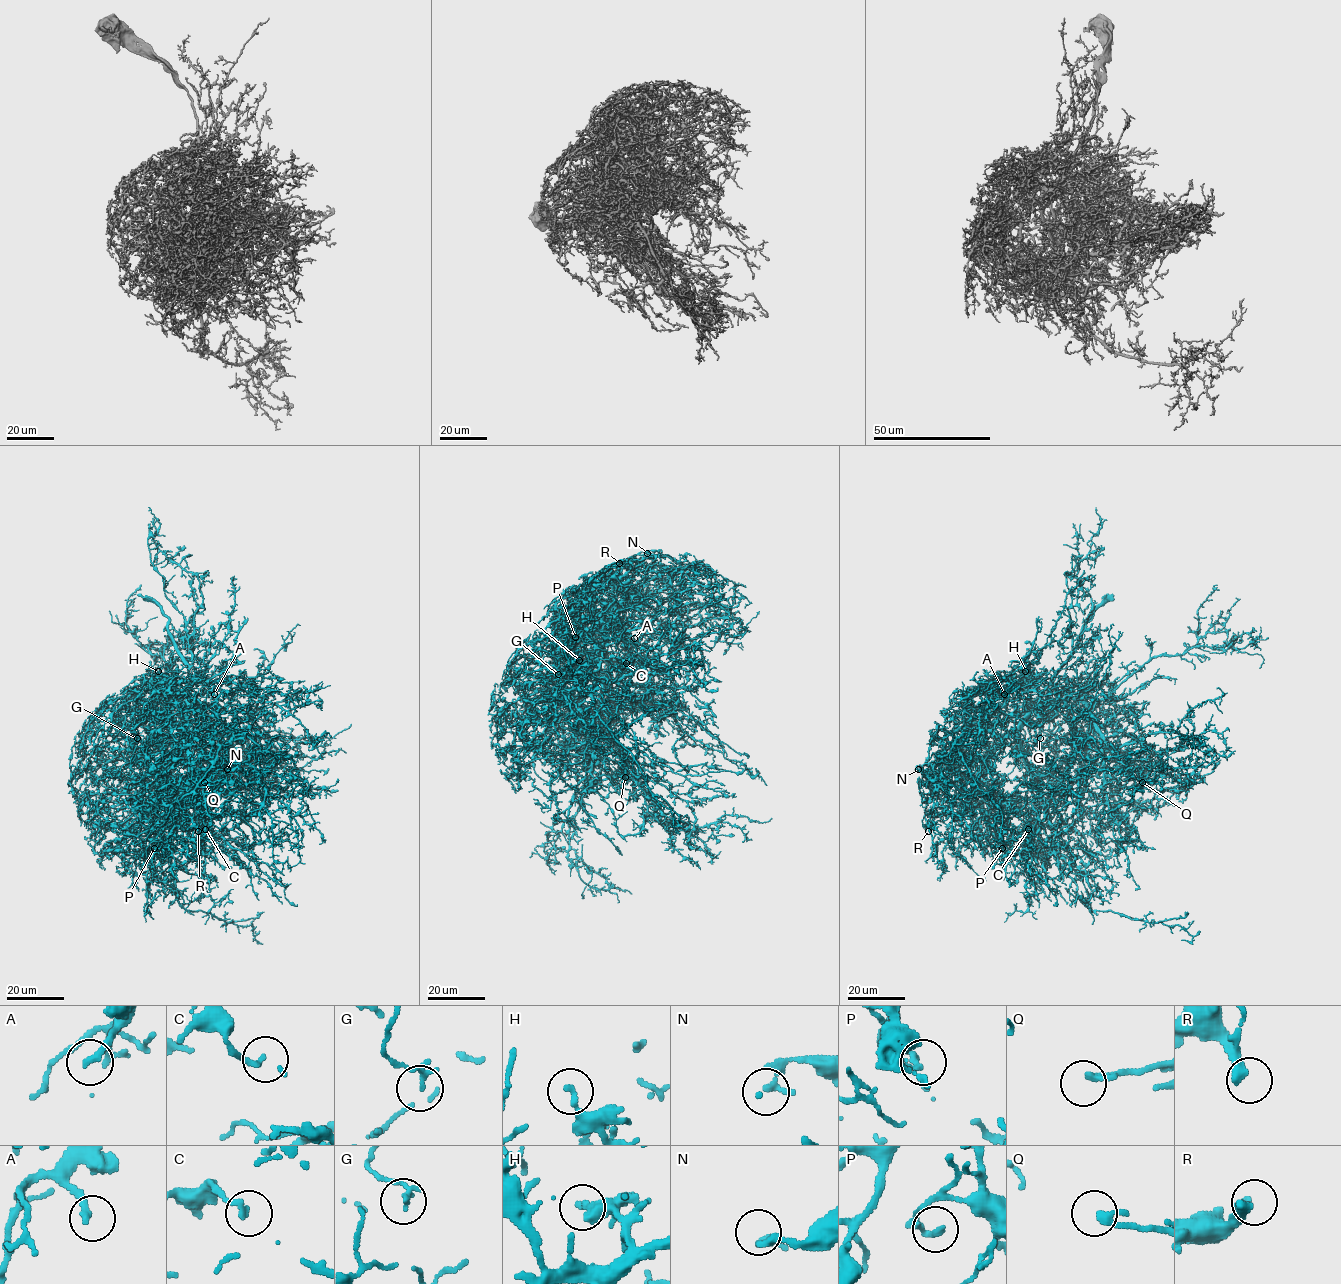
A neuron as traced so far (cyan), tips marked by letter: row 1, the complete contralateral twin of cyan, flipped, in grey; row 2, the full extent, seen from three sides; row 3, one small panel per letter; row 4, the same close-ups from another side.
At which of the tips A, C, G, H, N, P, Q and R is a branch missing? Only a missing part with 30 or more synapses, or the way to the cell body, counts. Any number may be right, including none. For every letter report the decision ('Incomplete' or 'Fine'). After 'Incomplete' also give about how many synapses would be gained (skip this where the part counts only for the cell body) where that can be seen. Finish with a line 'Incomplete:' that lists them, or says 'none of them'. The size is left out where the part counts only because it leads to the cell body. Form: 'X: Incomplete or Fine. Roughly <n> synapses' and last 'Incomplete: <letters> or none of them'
A: Incomplete. Roughly 110 synapses
C: Fine
G: Fine
H: Fine
N: Fine
P: Fine
Q: Incomplete. Roughly 80 synapses
R: Incomplete. Roughly 130 synapses
Incomplete: A, Q, R

